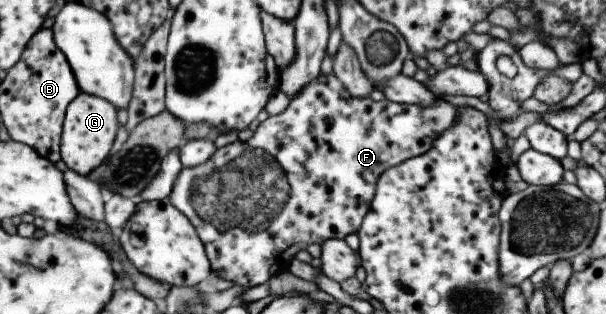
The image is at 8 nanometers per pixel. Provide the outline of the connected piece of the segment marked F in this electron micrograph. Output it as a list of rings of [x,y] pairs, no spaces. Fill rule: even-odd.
[[[320,75],[305,85],[293,98],[288,107],[278,115],[269,117],[260,122],[253,136],[246,142],[239,139],[231,145],[218,148],[211,159],[193,168],[181,169],[175,179],[169,202],[178,211],[181,211],[195,227],[199,238],[205,244],[205,250],[209,257],[212,270],[225,280],[231,280],[233,284],[239,284],[245,289],[256,287],[268,282],[274,274],[283,274],[290,268],[290,263],[295,259],[295,254],[300,250],[307,249],[310,244],[322,245],[329,239],[344,239],[348,234],[356,233],[362,225],[363,219],[369,209],[376,191],[377,179],[383,171],[397,166],[407,159],[425,154],[442,132],[449,130],[458,121],[460,110],[453,104],[441,97],[435,98],[432,105],[418,105],[396,103],[387,99],[381,101],[372,100],[370,97],[354,97],[344,84],[334,75]]]

